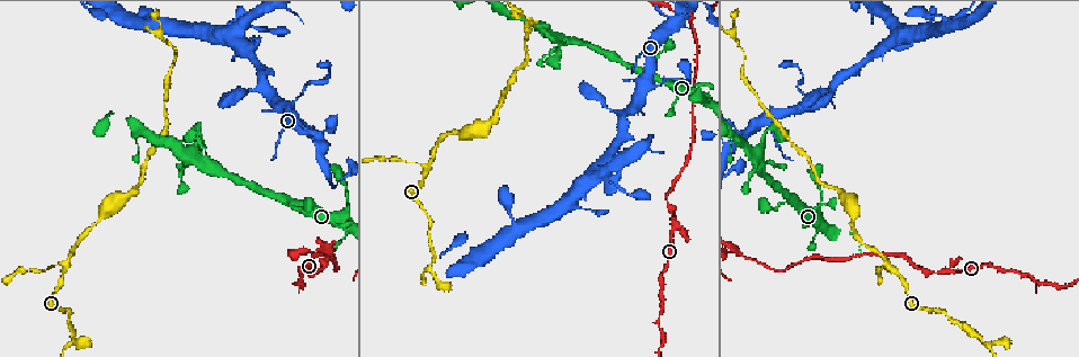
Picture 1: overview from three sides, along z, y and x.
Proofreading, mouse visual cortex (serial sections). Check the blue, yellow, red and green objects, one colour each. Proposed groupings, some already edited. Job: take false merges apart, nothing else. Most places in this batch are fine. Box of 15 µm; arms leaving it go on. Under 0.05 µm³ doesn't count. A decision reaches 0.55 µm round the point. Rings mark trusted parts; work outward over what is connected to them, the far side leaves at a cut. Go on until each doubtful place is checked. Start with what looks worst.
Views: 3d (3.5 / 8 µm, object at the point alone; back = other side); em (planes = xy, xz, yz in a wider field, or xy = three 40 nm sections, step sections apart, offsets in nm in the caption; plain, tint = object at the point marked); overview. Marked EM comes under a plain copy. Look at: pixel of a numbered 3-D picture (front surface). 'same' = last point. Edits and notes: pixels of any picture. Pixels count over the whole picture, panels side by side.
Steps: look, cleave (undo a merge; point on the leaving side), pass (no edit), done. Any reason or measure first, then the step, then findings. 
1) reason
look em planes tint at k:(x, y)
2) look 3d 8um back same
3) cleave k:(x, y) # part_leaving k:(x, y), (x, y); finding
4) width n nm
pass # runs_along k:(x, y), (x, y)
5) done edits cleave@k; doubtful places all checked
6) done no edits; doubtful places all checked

four or more arms meet
look 3d 3.5um at 1:(734, 250)

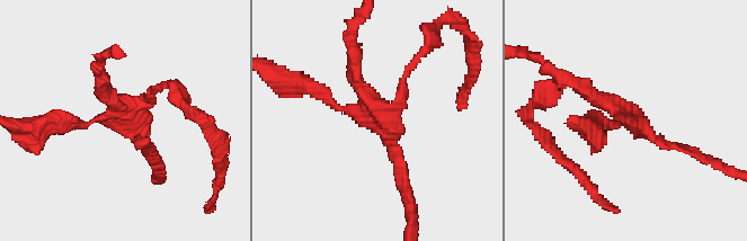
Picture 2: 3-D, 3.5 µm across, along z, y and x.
arms 4; arm_widths 150, 150, 150, 200 nm
look em xy step 1 tint at 2:(124, 121)

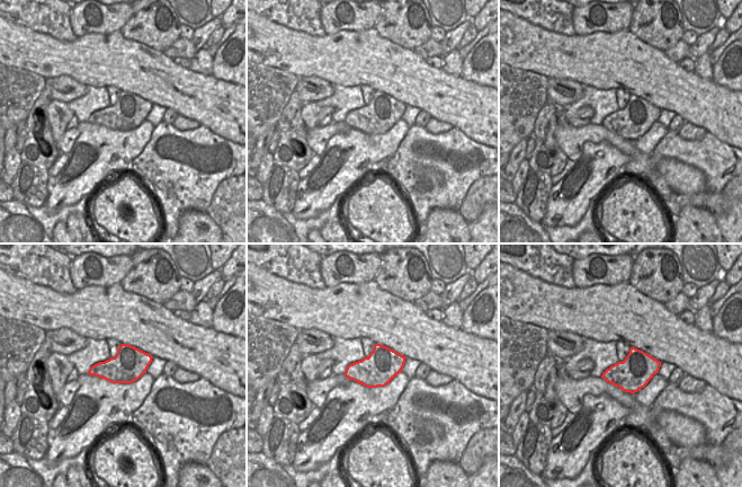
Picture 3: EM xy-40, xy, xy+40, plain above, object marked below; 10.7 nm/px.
pass # runs_along 2:(405, 179), (384, 127), (311, 88); continuous, no second cell

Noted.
arms part here
look 3d 8um back at 1:(427, 166)

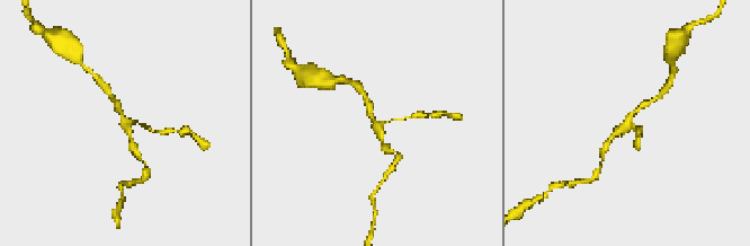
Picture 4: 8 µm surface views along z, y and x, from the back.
closer look
look 3d 3.5um at 4:(377, 124)

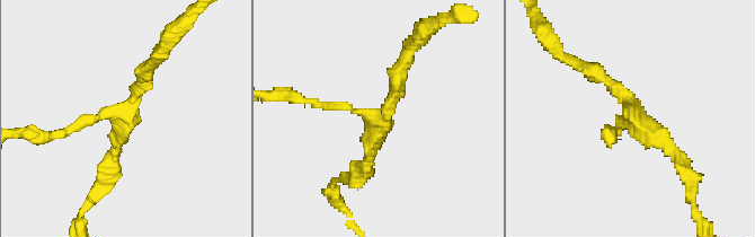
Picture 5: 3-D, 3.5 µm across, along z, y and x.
arm_widths 150, 150, 200 nm
pass # runs_along 5:(683, 172), (620, 89), (591, 71); all the same cell

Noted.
sharp bend
look 3d 3.5um at 1:(176, 52)

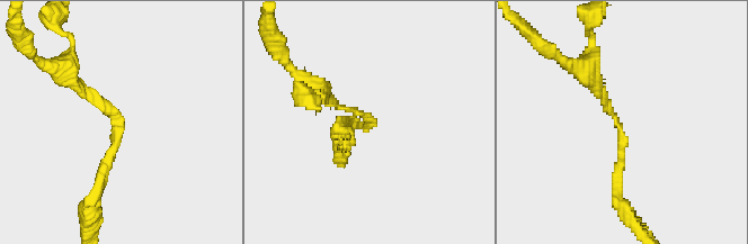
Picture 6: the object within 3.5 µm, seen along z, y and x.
look em xy step 3 tint at 6:(371, 121)

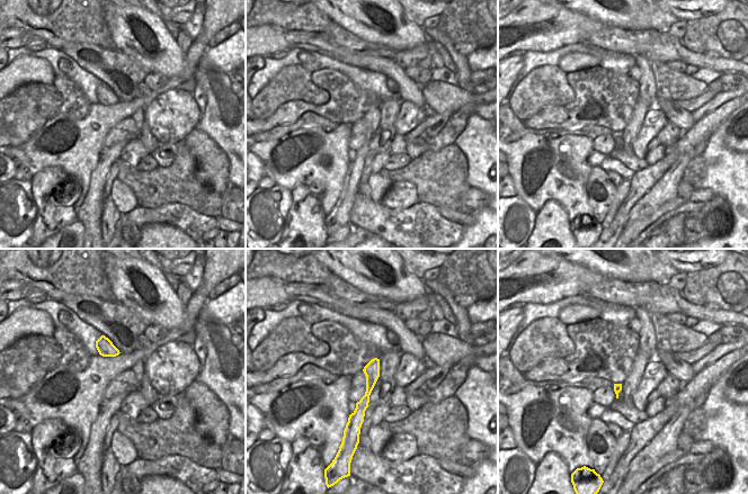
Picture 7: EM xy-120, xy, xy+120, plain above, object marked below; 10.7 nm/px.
arm_widths 100, 150 nm
pass # runs_along 6:(619, 191), (621, 129), (589, 74); continuous, no second cell

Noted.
thin neck
look 3d 3.5um at 1:(799, 106)

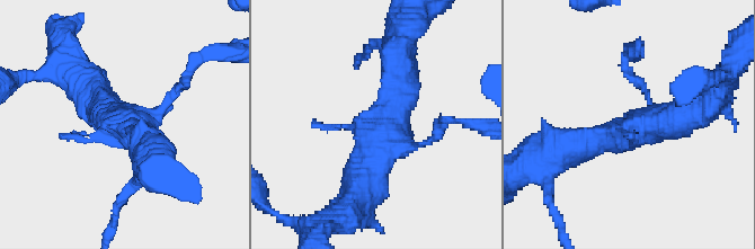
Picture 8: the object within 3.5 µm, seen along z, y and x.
look em xy step 2 tint at 8:(641, 129)

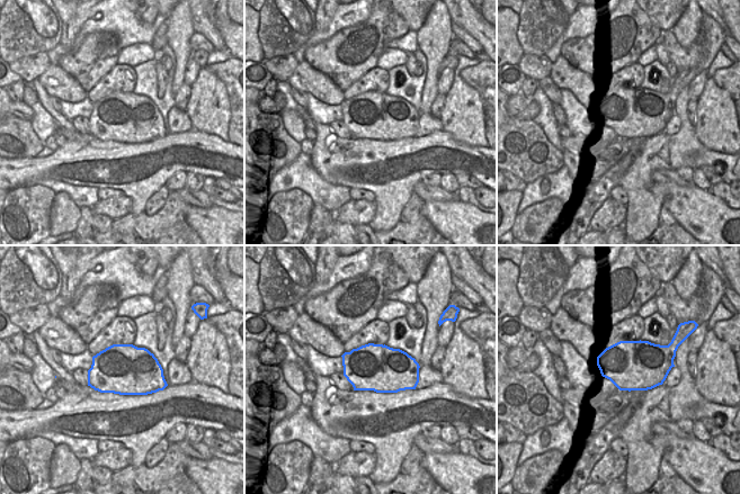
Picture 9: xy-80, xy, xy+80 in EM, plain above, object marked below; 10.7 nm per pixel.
width 500 nm
pass # runs_along 8:(398, 71), (398, 108), (356, 198); continuous, no second cell

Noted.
done no edits; doubtful places all checked

